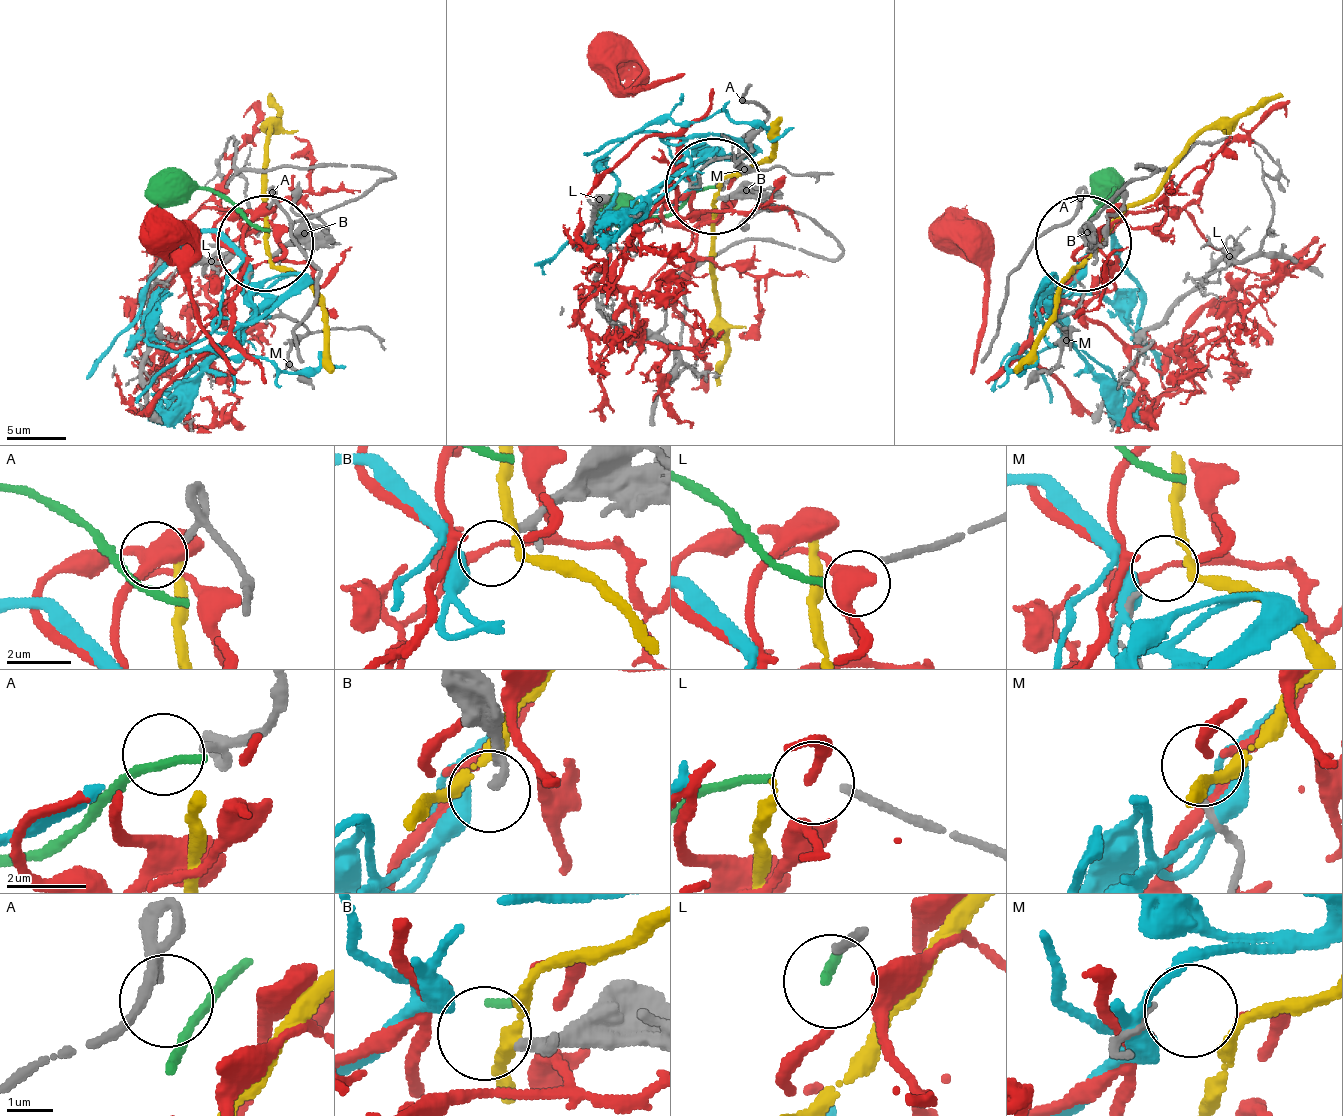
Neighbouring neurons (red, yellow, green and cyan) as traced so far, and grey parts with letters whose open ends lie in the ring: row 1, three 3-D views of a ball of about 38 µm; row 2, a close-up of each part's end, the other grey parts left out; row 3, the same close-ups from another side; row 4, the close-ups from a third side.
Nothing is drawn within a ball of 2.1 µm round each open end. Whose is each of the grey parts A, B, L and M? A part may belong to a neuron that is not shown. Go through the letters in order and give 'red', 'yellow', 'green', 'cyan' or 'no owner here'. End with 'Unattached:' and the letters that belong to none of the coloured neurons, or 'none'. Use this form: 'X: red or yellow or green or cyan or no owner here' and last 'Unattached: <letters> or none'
A: no owner here
B: cyan
L: green
M: red
Unattached: A

